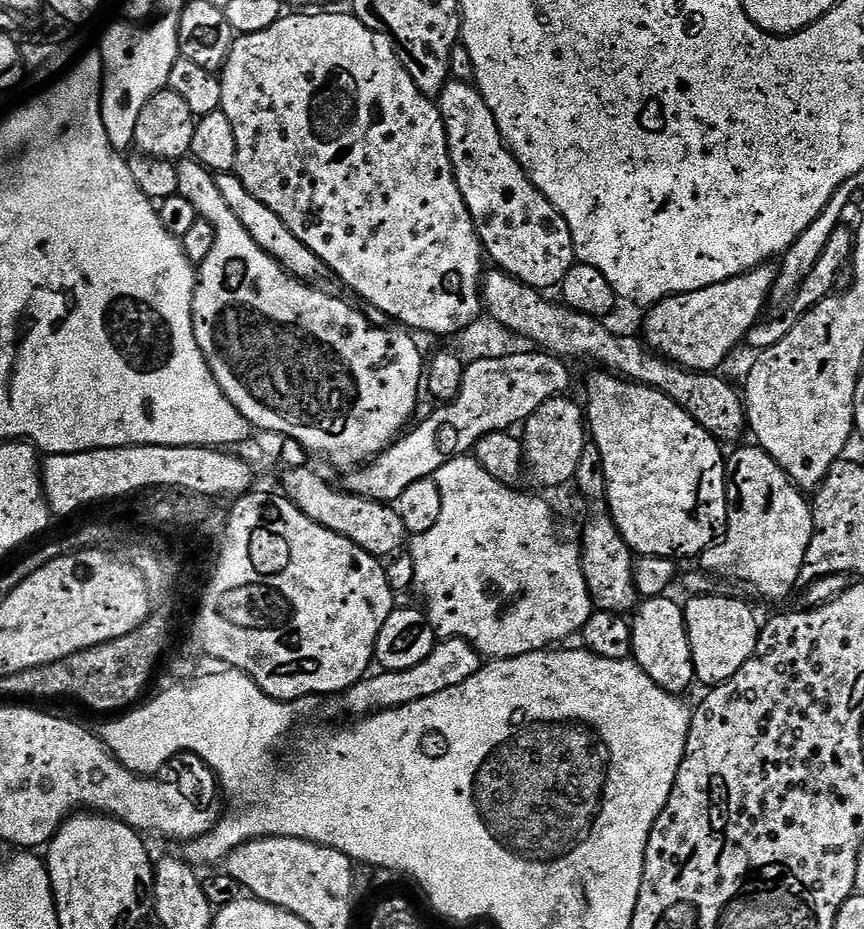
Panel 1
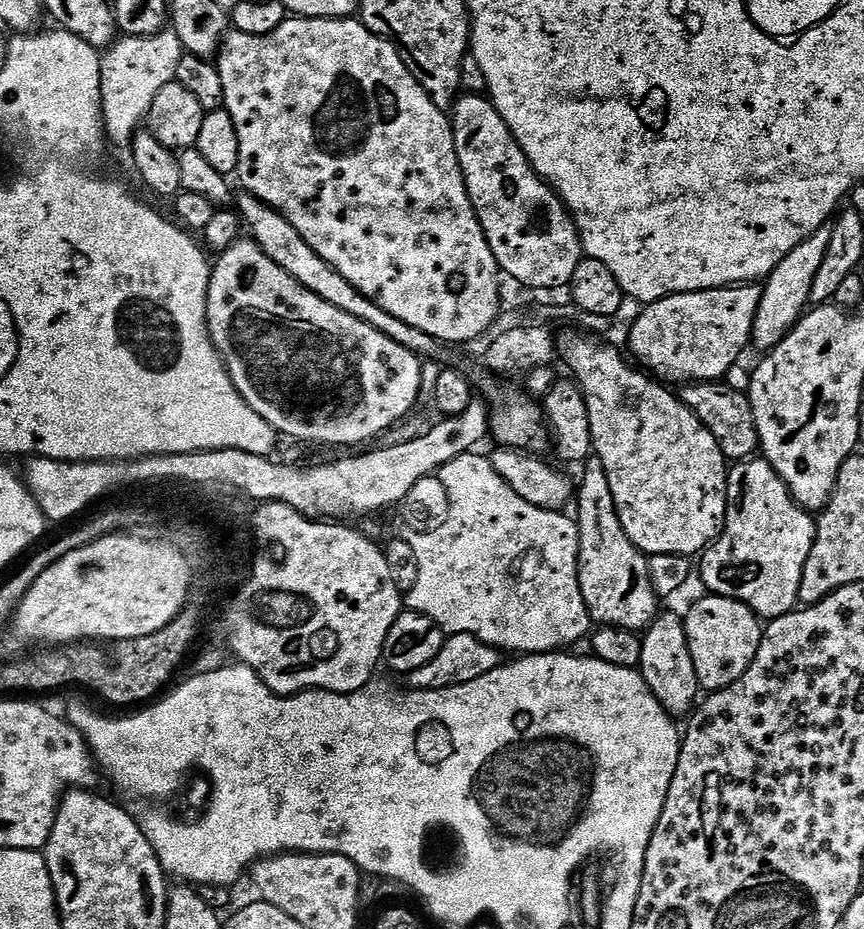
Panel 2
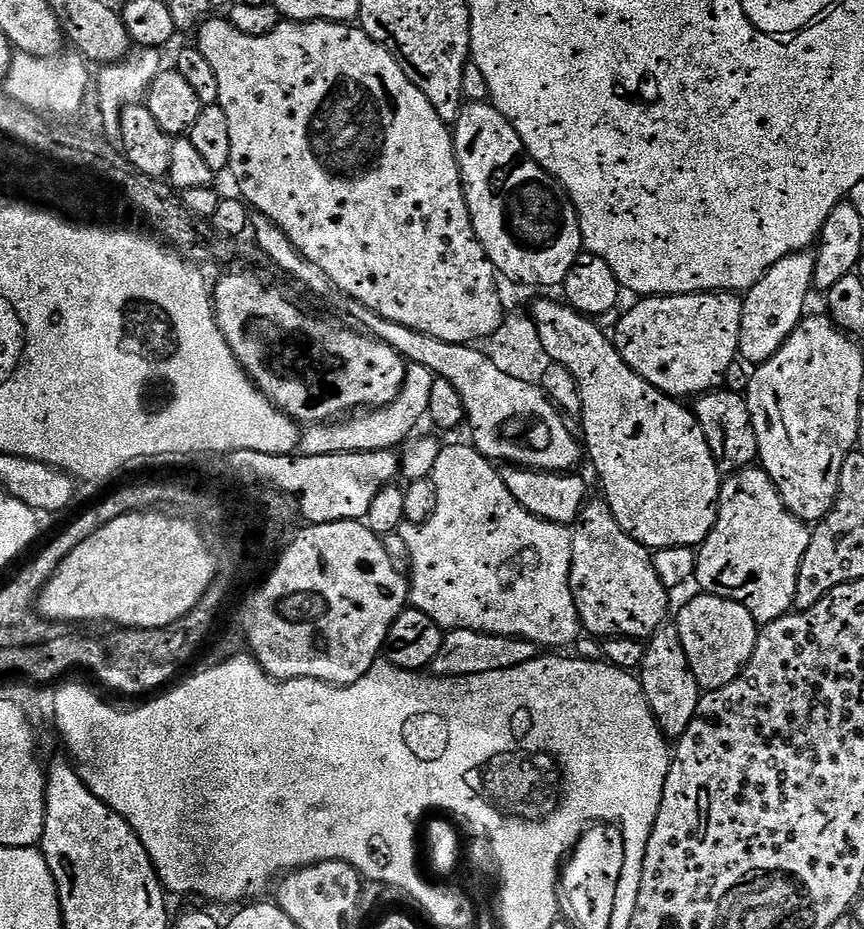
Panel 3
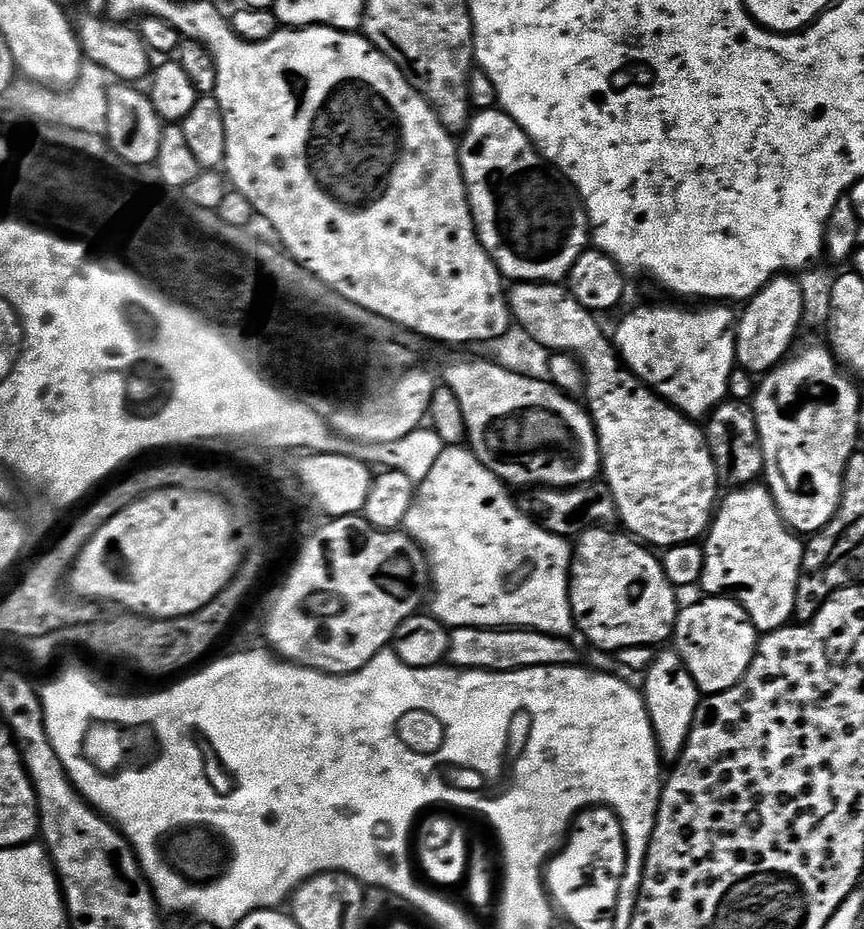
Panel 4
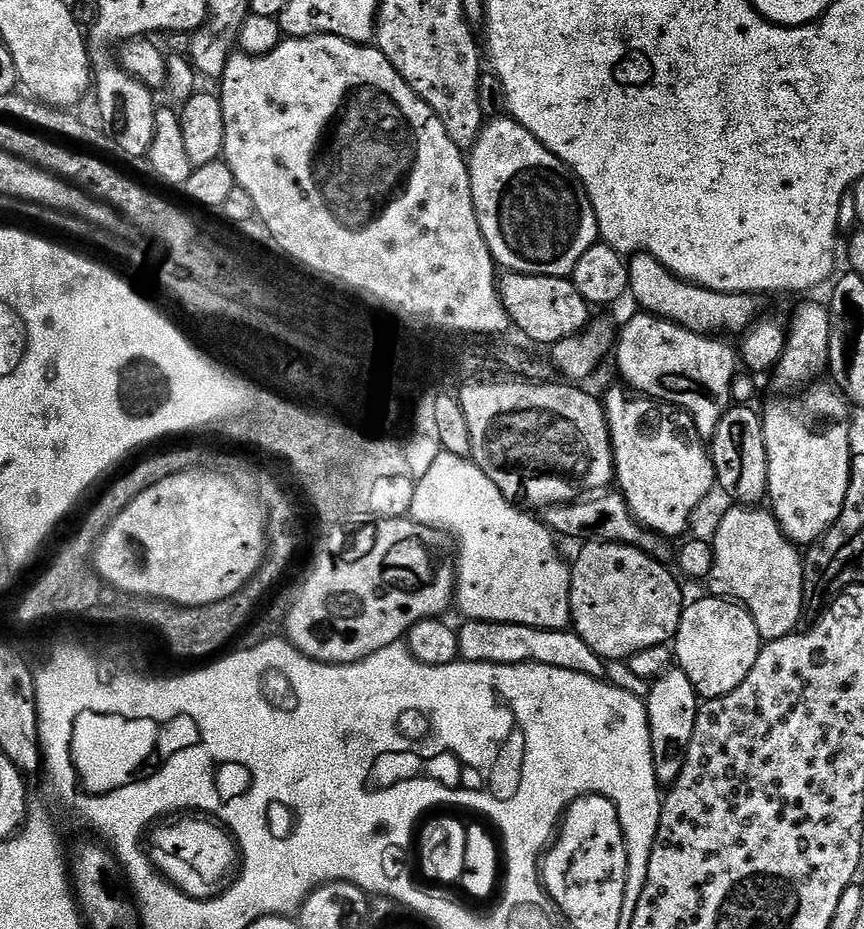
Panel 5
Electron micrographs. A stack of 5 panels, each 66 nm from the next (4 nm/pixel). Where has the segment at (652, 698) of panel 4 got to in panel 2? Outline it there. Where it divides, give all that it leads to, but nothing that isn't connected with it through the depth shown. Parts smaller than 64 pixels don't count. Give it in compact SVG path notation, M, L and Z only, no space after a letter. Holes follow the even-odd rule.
M661 611L656 619L643 629L642 658L638 669L646 686L658 698L661 706L673 718L687 717L697 707L702 689L698 674L694 674L694 658L690 658L690 646L686 642L683 619L672 612Z

